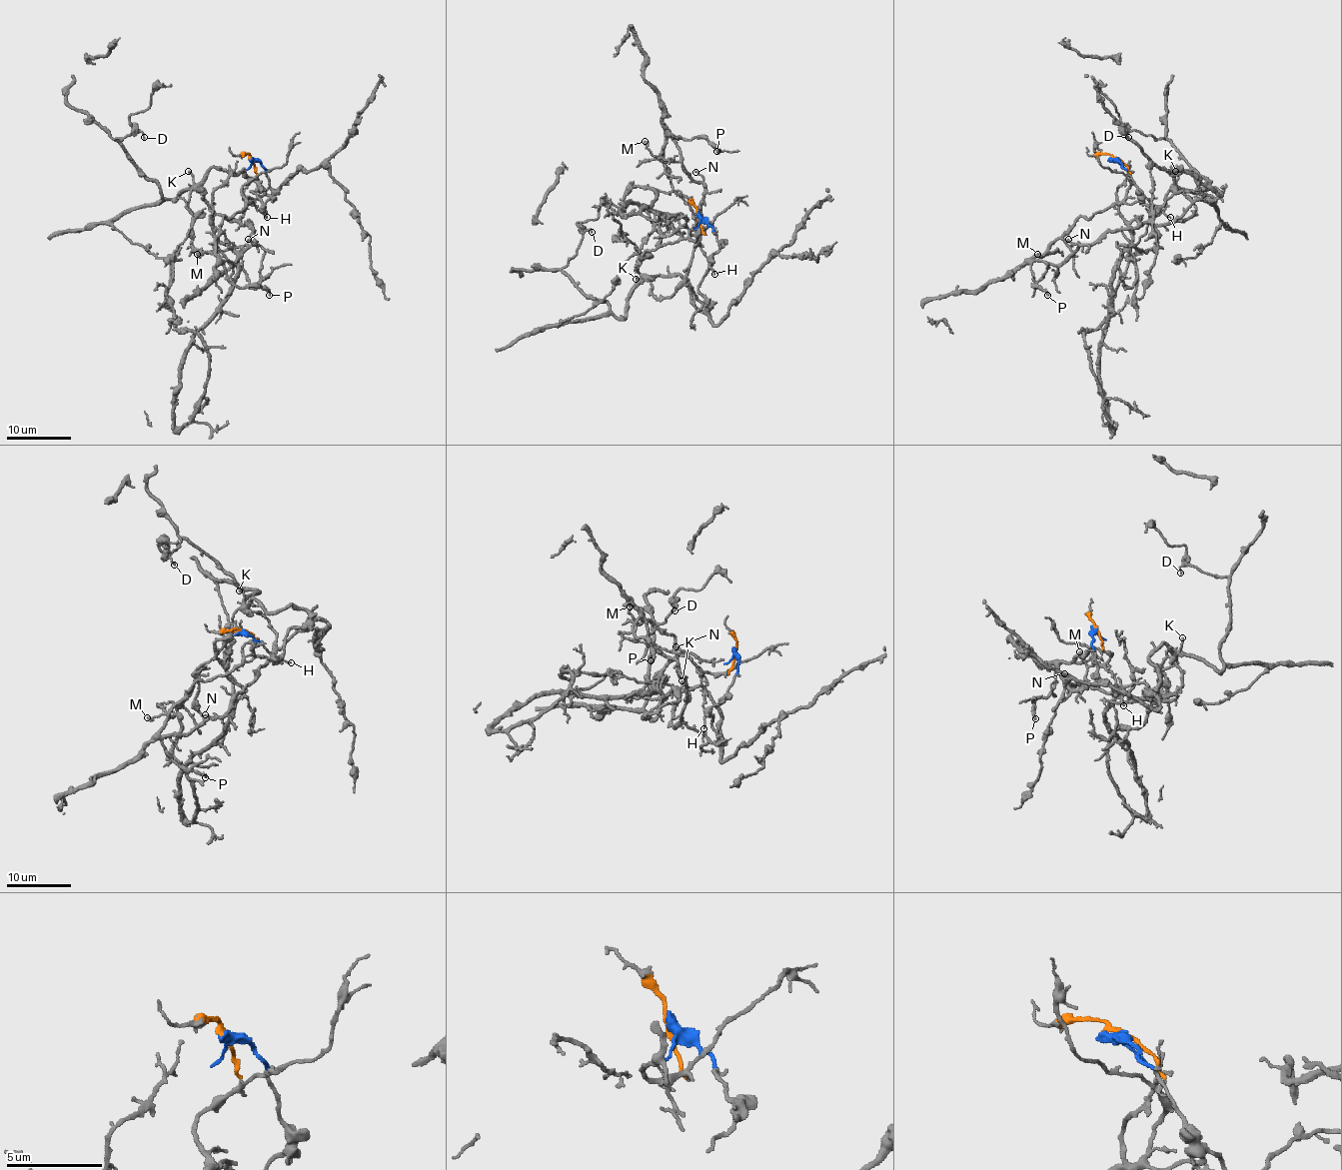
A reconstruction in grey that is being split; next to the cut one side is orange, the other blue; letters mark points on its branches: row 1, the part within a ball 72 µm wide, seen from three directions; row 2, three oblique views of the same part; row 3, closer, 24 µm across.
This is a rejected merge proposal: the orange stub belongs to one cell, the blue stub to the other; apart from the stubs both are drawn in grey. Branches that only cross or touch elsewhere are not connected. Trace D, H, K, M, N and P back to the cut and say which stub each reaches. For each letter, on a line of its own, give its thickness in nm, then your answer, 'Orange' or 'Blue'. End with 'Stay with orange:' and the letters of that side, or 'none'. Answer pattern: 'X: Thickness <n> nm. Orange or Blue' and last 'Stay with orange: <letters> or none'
D: Thickness 130 nm. Blue
H: Thickness 110 nm. Blue
K: Thickness 140 nm. Blue
M: Thickness 260 nm. Orange
N: Thickness 130 nm. Orange
P: Thickness 190 nm. Orange
Stay with orange: M, N, P

